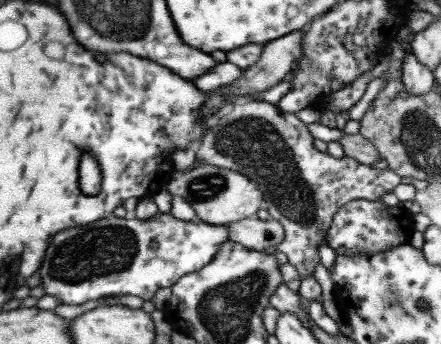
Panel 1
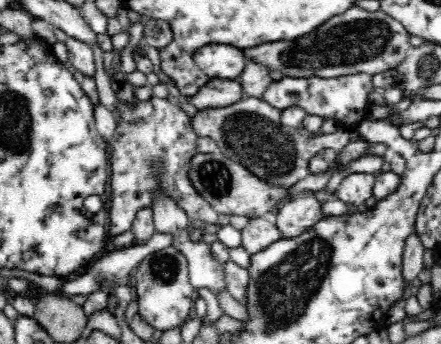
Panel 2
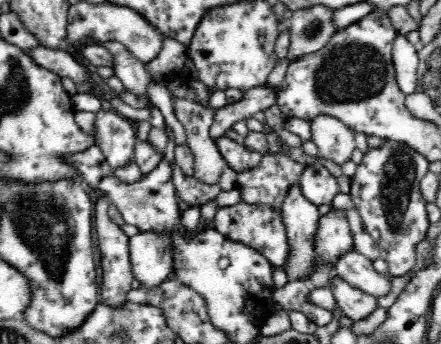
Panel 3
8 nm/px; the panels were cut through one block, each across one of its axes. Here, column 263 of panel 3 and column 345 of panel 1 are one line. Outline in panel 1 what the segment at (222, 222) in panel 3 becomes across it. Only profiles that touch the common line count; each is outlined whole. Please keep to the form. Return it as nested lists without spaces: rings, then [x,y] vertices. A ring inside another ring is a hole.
[[[355,200],[343,206],[341,212],[335,216],[327,240],[339,254],[357,254],[361,250],[383,252],[401,244],[409,244],[415,230],[417,230],[415,214],[403,210],[401,204],[387,206],[383,202],[373,202],[373,200]]]

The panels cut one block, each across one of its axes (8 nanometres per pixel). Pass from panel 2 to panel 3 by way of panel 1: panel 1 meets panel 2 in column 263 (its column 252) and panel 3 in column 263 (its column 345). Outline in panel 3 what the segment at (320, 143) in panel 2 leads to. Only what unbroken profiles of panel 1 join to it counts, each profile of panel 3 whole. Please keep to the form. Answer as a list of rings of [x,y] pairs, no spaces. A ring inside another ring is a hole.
[[[266,154],[258,166],[238,172],[236,190],[242,194],[242,202],[252,206],[270,206],[274,214],[282,216],[284,202],[290,190],[298,186],[306,168],[286,158],[284,154]]]

